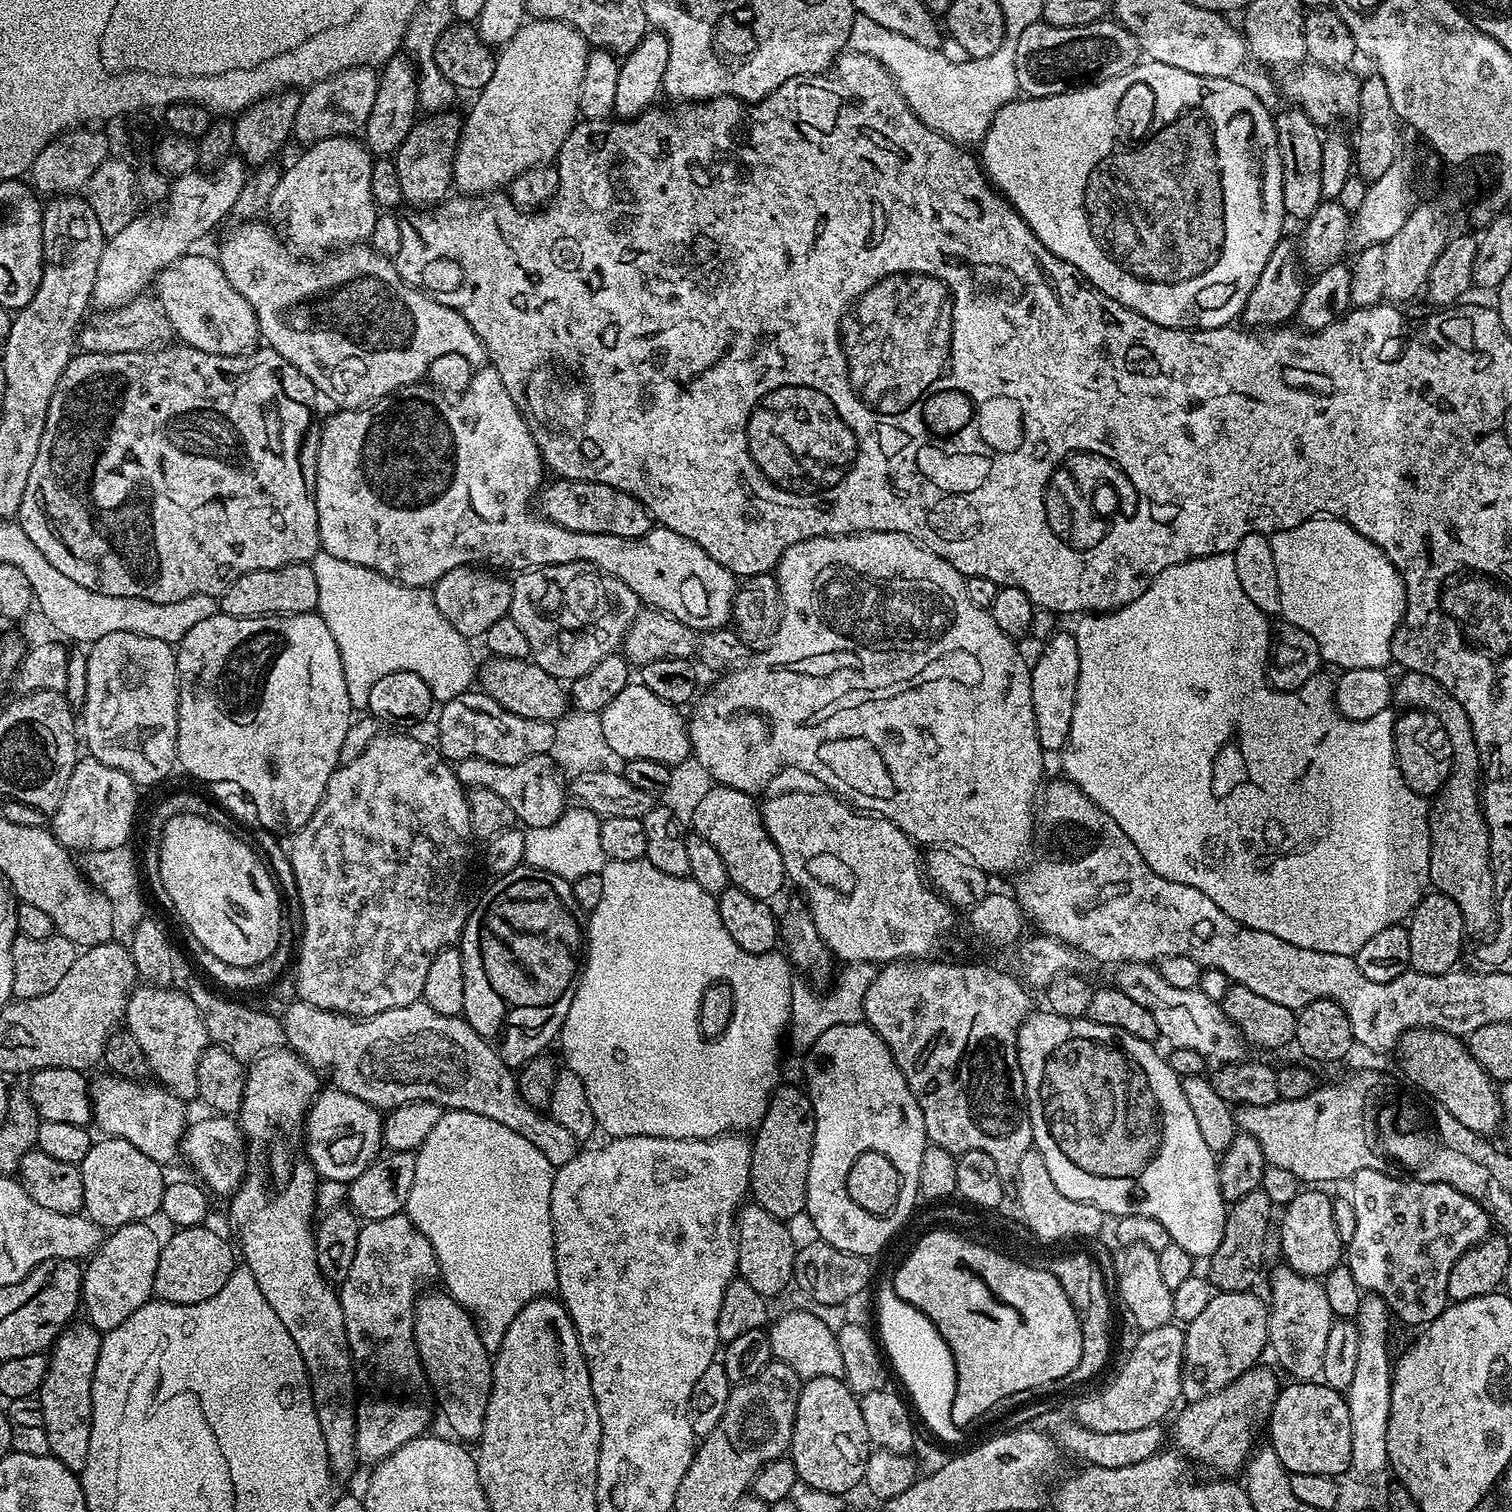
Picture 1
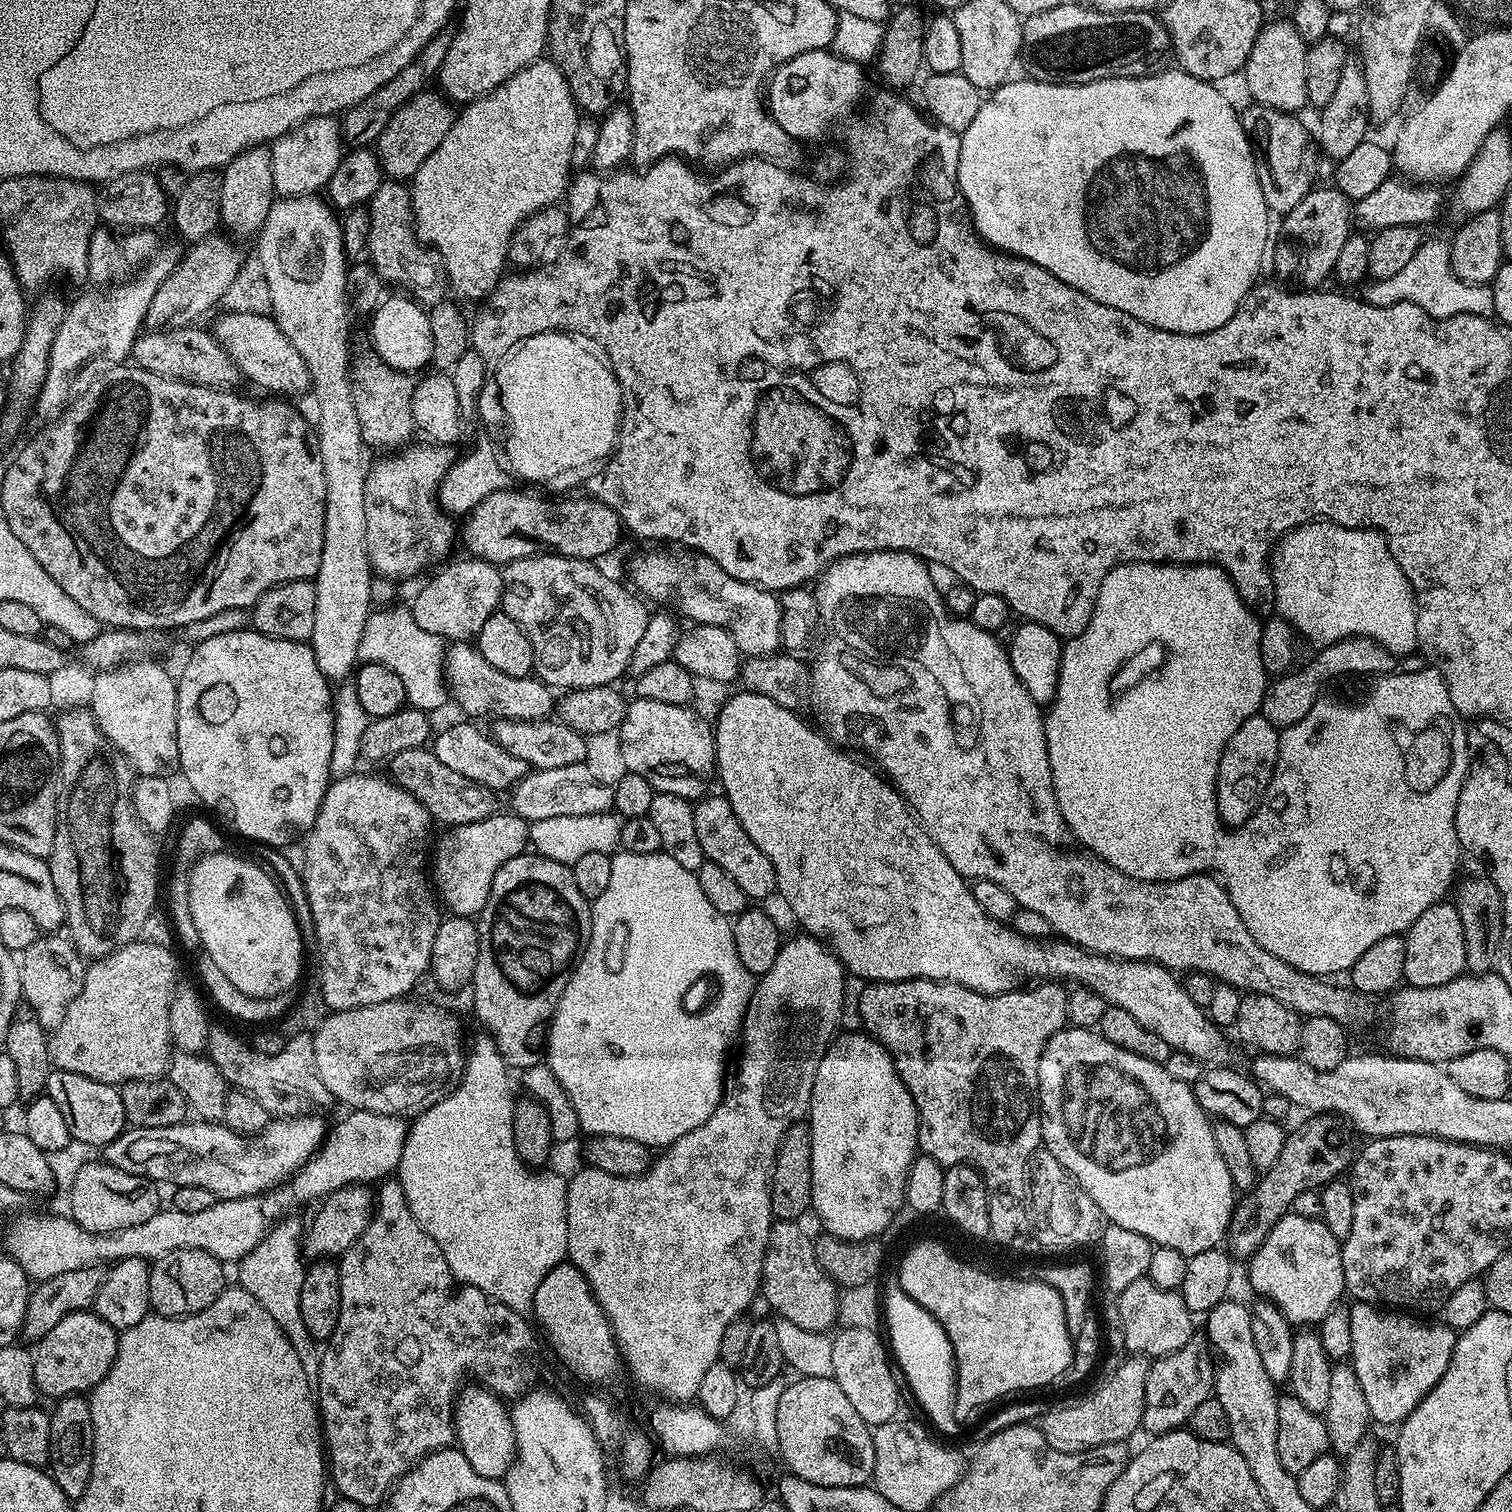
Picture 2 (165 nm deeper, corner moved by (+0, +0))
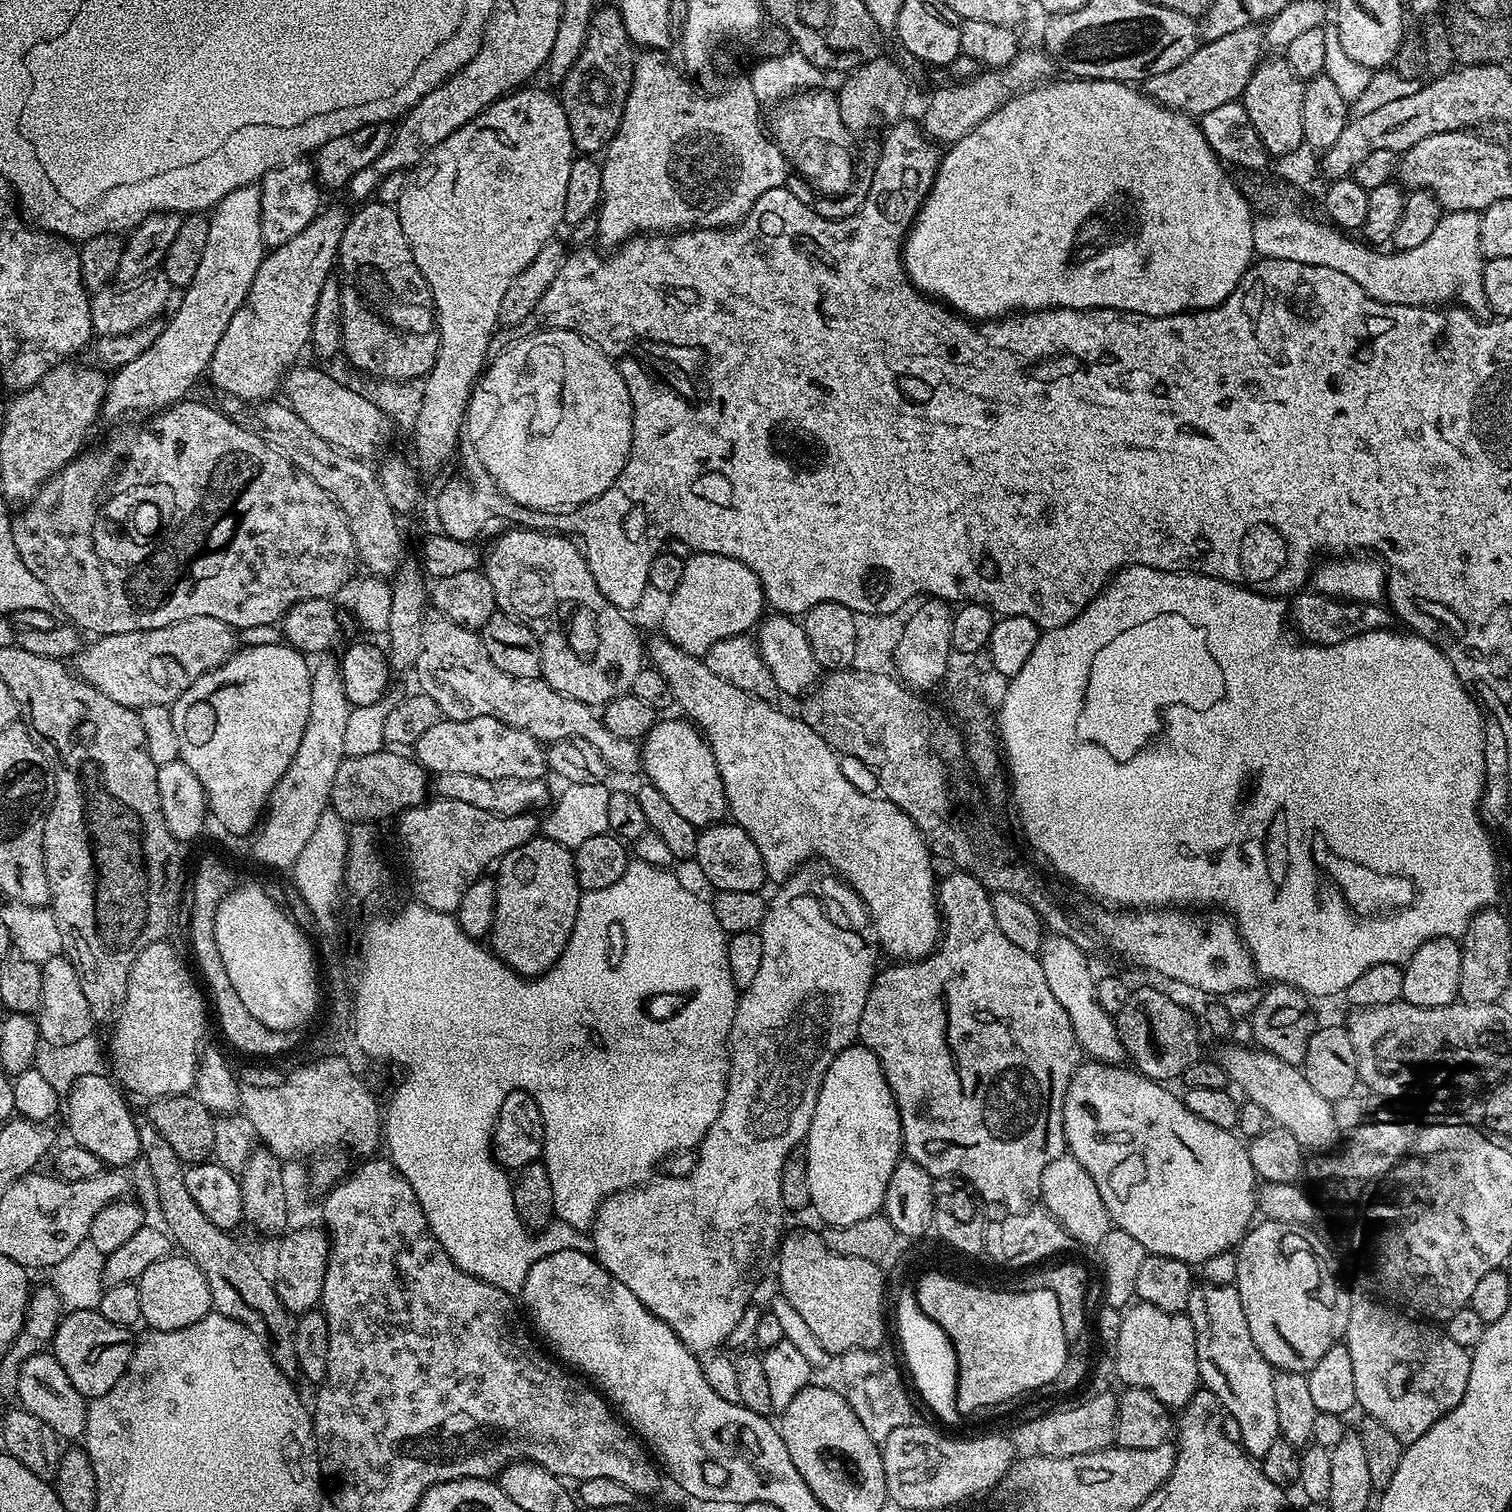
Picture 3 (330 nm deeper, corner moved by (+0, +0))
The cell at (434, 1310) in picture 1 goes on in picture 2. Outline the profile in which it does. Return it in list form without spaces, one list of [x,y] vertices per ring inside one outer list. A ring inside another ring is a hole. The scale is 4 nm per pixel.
[[[472,1382],[463,1387],[456,1400],[456,1444],[482,1478],[503,1481],[516,1460],[516,1439],[509,1405],[490,1389]]]

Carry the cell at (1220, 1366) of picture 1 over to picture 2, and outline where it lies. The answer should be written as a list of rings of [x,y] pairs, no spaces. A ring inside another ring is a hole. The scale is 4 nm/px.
[[[1193,1338],[1186,1342],[1186,1346],[1182,1346],[1182,1350],[1174,1350],[1170,1354],[1166,1354],[1165,1356],[1155,1357],[1151,1361],[1148,1377],[1146,1378],[1146,1402],[1144,1403],[1144,1413],[1142,1414],[1142,1428],[1143,1431],[1148,1431],[1148,1434],[1159,1434],[1162,1432],[1175,1432],[1177,1430],[1183,1429],[1185,1425],[1189,1423],[1191,1415],[1194,1414],[1194,1410],[1198,1409],[1198,1406],[1201,1406],[1202,1402],[1206,1402],[1206,1400],[1213,1395],[1214,1385],[1216,1383],[1216,1370],[1217,1365],[1214,1363],[1214,1352],[1210,1347],[1207,1339],[1204,1338]]]

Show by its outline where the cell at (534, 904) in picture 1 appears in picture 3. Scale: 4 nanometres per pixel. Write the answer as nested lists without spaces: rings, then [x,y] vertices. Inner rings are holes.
[[[533,838],[502,857],[495,872],[496,905],[490,947],[519,976],[542,976],[556,965],[574,930],[582,891],[575,877],[573,853],[556,840]]]

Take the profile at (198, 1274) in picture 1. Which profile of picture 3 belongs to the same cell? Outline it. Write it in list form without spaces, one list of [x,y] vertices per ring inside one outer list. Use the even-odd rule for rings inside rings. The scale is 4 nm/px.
[[[169,1254],[154,1262],[154,1266],[142,1270],[138,1287],[142,1302],[141,1321],[145,1325],[148,1323],[147,1327],[154,1332],[182,1330],[186,1326],[194,1326],[194,1322],[213,1311],[206,1274],[202,1274],[195,1262],[183,1254]]]

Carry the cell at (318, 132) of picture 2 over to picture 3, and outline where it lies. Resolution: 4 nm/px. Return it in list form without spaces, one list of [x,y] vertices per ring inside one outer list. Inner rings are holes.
[[[307,159],[291,160],[281,168],[270,170],[259,181],[258,187],[262,194],[262,238],[269,249],[282,246],[294,238],[294,234],[302,234],[306,226],[321,211],[320,192],[313,165]]]

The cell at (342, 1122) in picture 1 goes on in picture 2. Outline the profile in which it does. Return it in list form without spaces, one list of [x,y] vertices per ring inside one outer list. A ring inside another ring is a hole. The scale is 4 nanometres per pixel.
[[[313,1114],[310,1116],[298,1116],[295,1118],[276,1118],[269,1123],[266,1130],[262,1130],[254,1137],[239,1136],[234,1130],[230,1130],[222,1122],[185,1122],[182,1124],[175,1124],[174,1126],[166,1126],[165,1128],[134,1128],[129,1127],[127,1130],[120,1133],[118,1138],[114,1138],[106,1145],[103,1145],[102,1156],[103,1163],[112,1164],[118,1170],[126,1170],[126,1174],[138,1174],[144,1176],[153,1182],[159,1182],[161,1185],[172,1184],[176,1188],[182,1186],[202,1186],[202,1190],[210,1190],[210,1194],[214,1194],[217,1198],[222,1200],[238,1200],[242,1198],[250,1198],[251,1196],[260,1196],[263,1192],[271,1192],[273,1188],[278,1188],[284,1184],[288,1179],[300,1170],[302,1166],[306,1166],[306,1162],[315,1156],[316,1151],[320,1149],[321,1144],[324,1143],[326,1135],[326,1124],[320,1121],[319,1115]]]

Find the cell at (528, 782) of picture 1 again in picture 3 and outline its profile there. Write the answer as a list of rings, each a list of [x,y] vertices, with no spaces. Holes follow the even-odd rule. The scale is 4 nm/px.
[[[441,718],[437,724],[430,726],[430,730],[426,730],[426,734],[422,734],[422,738],[418,738],[418,742],[414,746],[414,758],[429,774],[449,772],[450,774],[474,774],[478,778],[490,778],[491,780],[539,780],[545,775],[543,772],[546,772],[546,752],[541,741],[514,726],[502,723],[498,718],[470,718],[469,720]]]

